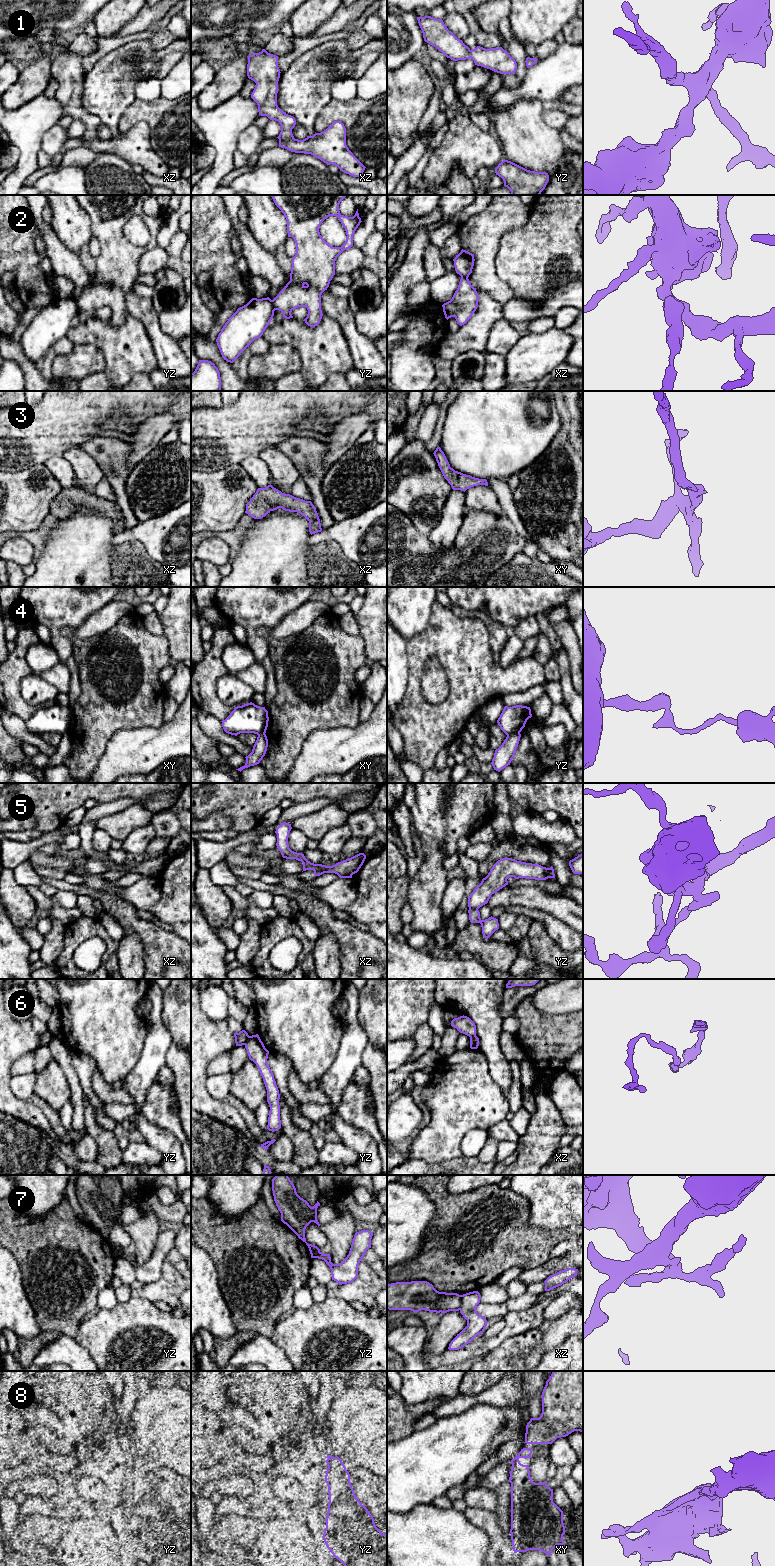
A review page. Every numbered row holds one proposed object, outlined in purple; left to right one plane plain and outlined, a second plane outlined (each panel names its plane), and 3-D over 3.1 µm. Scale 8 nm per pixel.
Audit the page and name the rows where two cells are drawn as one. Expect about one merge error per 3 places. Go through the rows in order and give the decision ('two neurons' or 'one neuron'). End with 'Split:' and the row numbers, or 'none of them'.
1: one neuron
2: two neurons
3: one neuron
4: two neurons
5: two neurons
6: two neurons
7: two neurons
8: one neuron
Split: 2, 4, 5, 6, 7

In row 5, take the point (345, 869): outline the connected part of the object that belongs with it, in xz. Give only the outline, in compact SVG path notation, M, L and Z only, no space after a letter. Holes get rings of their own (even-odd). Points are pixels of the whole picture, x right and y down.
M359 853L332 866L321 864L321 870L315 871L314 875L320 876L323 873L335 873L340 878L352 878L352 875L359 871L365 859L366 855L364 853Z

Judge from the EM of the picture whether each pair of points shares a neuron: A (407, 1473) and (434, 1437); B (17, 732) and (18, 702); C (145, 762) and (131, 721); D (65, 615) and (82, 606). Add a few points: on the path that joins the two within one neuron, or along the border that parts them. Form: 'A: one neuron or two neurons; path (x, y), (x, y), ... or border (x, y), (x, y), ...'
A: one neuron; path (416, 1464), (434, 1446)
B: two neurons; border (10, 711), (25, 722)
C: two neurons; border (157, 727), (122, 728), (112, 737)
D: one neuron; path (69, 611), (78, 607)

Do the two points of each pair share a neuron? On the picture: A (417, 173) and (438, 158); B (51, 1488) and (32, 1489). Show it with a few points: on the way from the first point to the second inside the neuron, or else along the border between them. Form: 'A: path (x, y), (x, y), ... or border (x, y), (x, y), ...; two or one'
A: border (433, 151), (421, 177); two
B: path (46, 1488), (37, 1488); one

